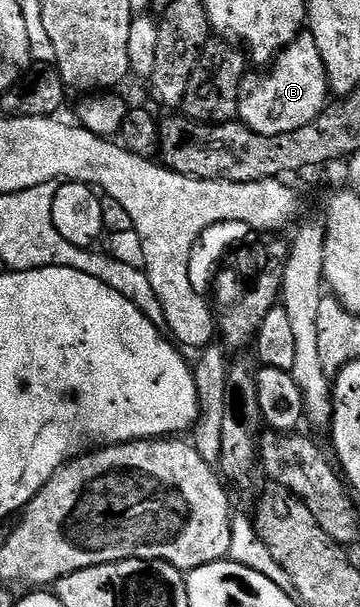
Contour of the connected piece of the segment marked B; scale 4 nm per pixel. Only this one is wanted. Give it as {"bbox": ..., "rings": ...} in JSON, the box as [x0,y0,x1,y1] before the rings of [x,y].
{"bbox":[237,33,331,137],"rings":[[[302,33],[297,36],[296,41],[281,52],[279,58],[272,64],[270,73],[266,79],[261,79],[254,89],[252,99],[249,93],[242,94],[239,101],[237,114],[240,122],[250,127],[255,133],[263,137],[275,137],[276,135],[290,135],[295,129],[303,129],[303,125],[311,125],[325,112],[331,103],[331,92],[329,90],[329,74],[323,65],[323,57],[315,45],[312,34]]]}

